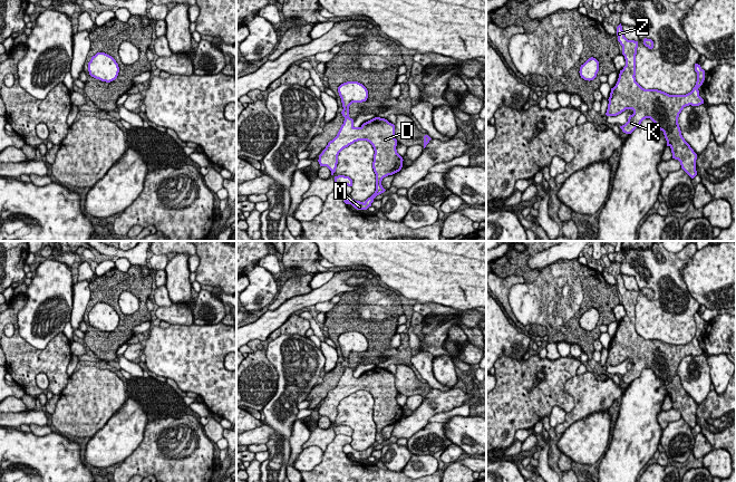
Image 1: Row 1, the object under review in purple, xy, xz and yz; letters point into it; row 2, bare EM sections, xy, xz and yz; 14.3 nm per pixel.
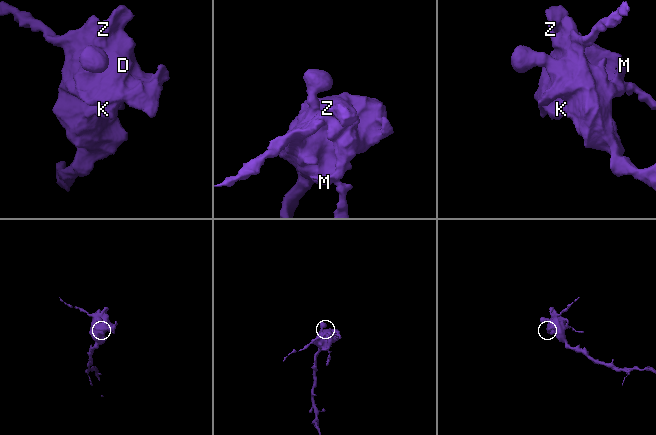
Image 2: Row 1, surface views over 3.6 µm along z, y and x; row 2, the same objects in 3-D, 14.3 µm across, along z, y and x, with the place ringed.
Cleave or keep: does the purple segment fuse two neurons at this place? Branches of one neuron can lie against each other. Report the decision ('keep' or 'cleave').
keep

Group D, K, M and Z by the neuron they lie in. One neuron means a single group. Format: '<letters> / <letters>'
D K M Z

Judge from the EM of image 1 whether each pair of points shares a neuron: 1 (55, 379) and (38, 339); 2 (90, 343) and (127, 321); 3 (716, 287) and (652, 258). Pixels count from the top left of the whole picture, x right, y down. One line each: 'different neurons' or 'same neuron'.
1: different neurons
2: same neuron
3: different neurons

